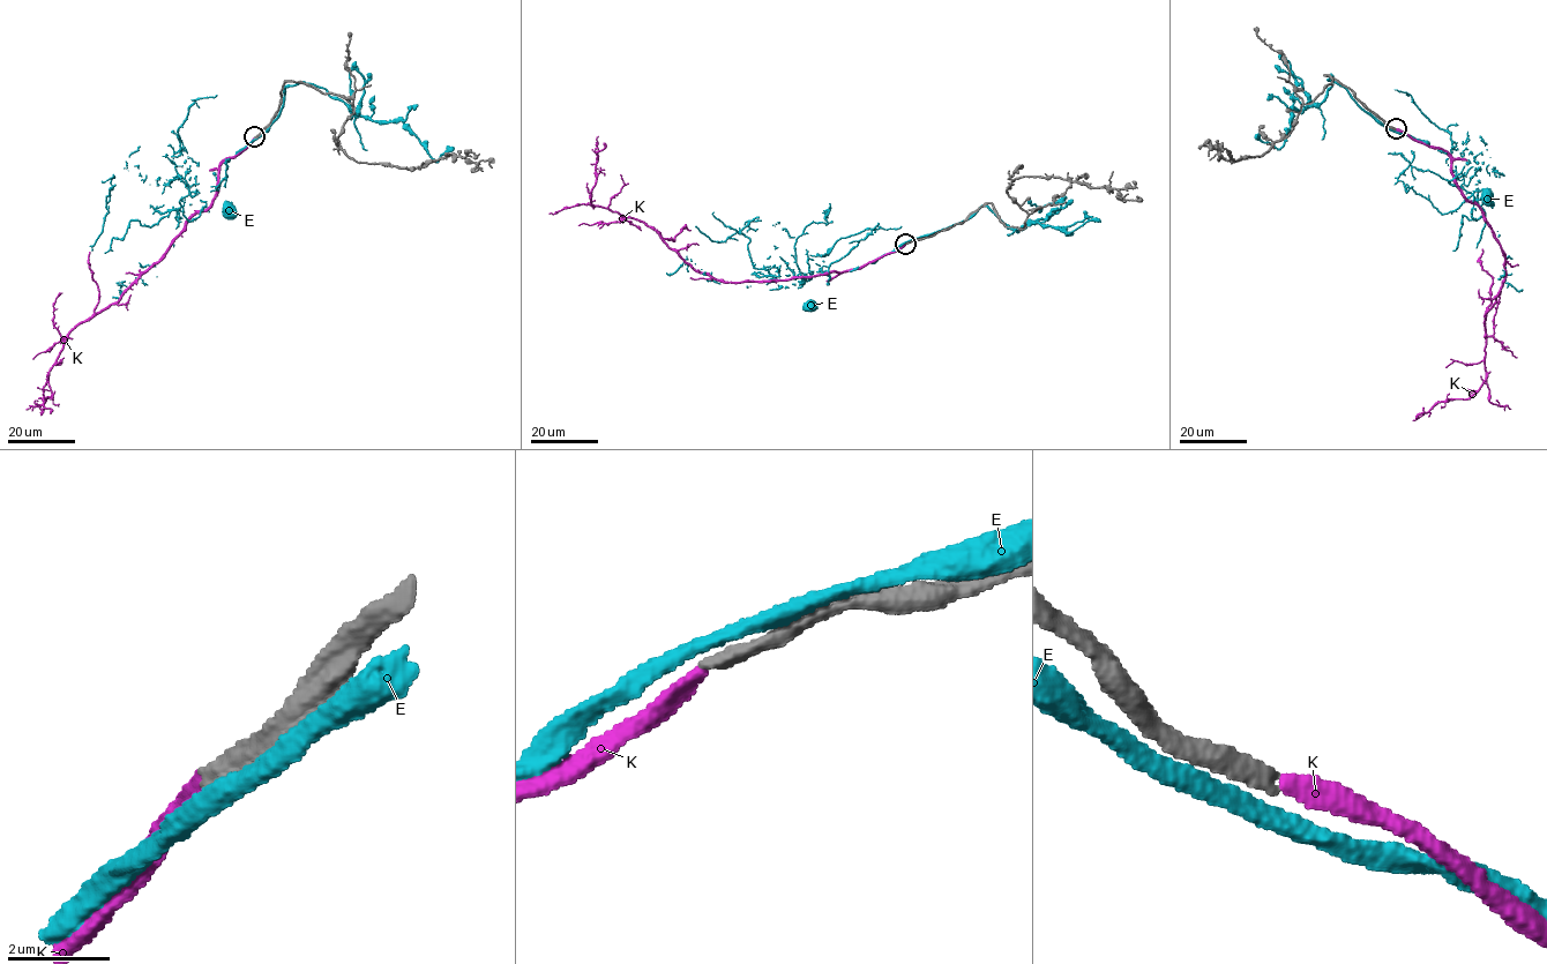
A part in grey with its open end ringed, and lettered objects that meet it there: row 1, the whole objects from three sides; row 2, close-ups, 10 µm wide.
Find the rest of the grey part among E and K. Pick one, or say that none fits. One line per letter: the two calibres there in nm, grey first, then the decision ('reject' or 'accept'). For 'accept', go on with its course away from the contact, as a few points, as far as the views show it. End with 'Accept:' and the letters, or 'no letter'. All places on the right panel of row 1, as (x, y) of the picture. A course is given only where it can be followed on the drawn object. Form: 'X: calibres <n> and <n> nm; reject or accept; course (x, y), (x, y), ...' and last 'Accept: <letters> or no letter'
E: calibres 440 and 320 nm; reject
K: calibres 340 and 320 nm; accept; course (1396, 129), (1449, 157), (1506, 260), (1484, 328), (1486, 380), (1413, 420)
Accept: K

